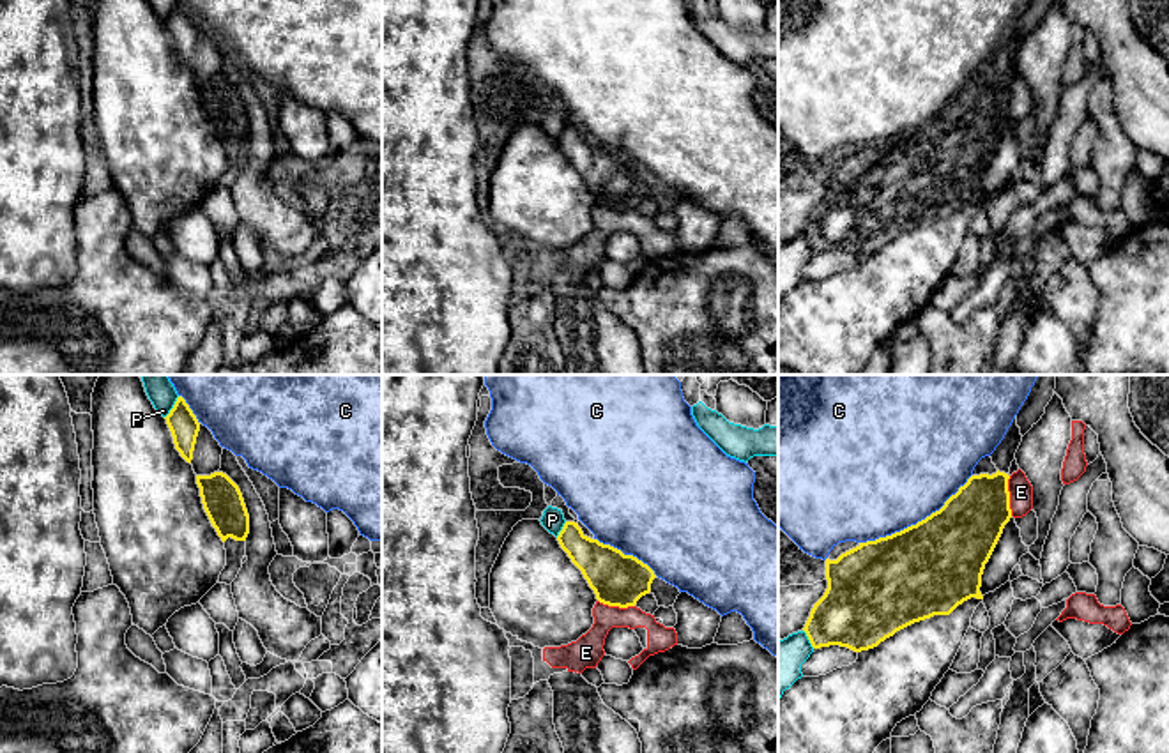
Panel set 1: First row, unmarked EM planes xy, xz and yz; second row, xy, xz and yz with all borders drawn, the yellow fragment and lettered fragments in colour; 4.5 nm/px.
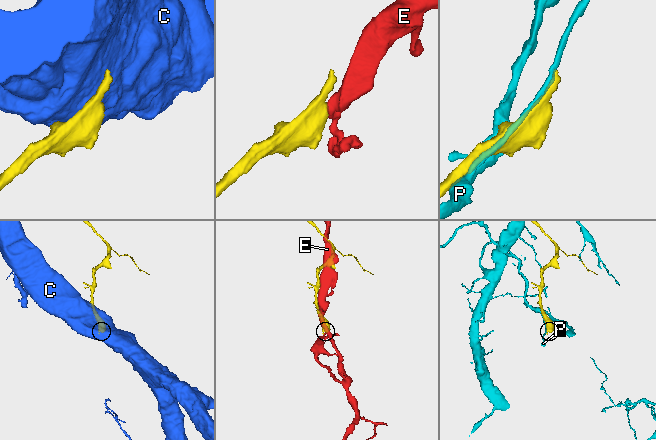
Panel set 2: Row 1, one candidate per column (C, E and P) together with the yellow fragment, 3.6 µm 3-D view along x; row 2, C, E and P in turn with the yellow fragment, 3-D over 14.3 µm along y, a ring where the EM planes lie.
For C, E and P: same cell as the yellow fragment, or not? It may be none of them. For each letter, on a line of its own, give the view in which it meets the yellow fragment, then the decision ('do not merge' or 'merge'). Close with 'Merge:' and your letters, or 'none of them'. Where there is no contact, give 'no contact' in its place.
C: meets yellow in yz; do not merge
E: meets yellow in yz; do not merge
P: meets yellow in xy; do not merge
Merge: none of them

